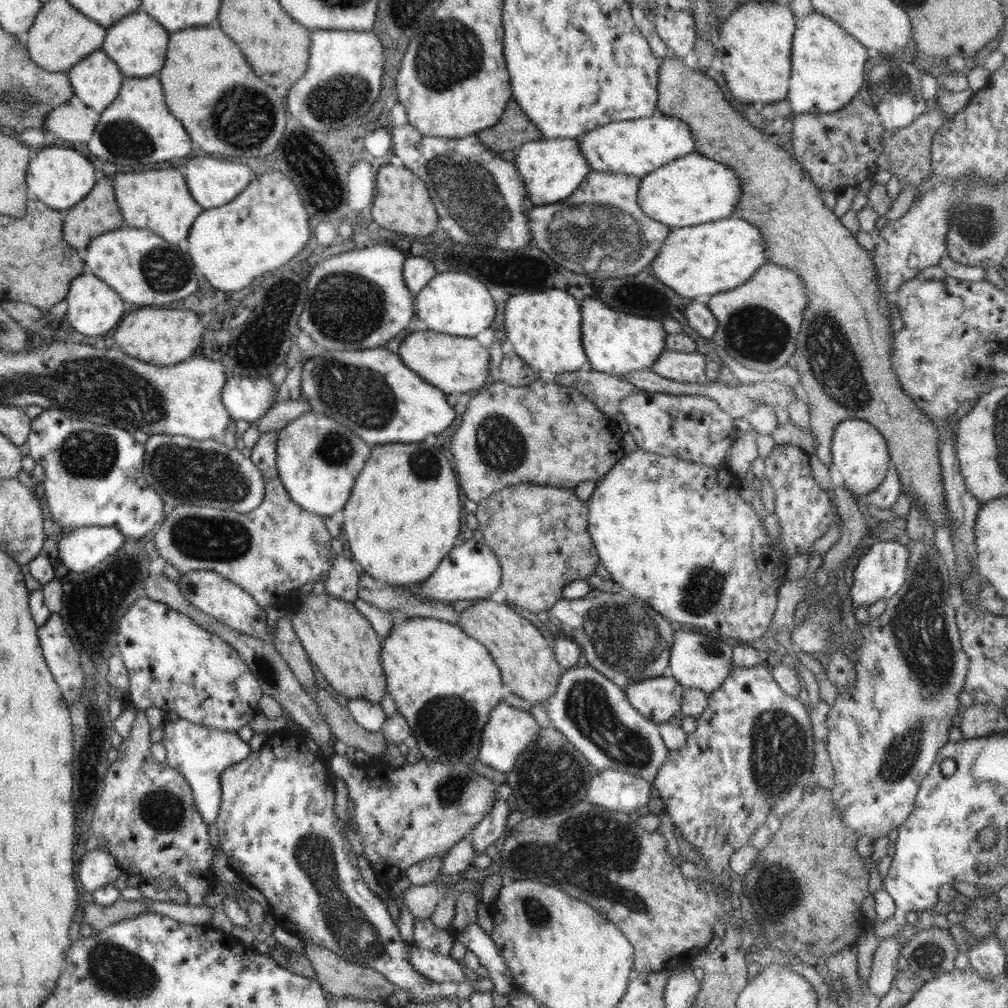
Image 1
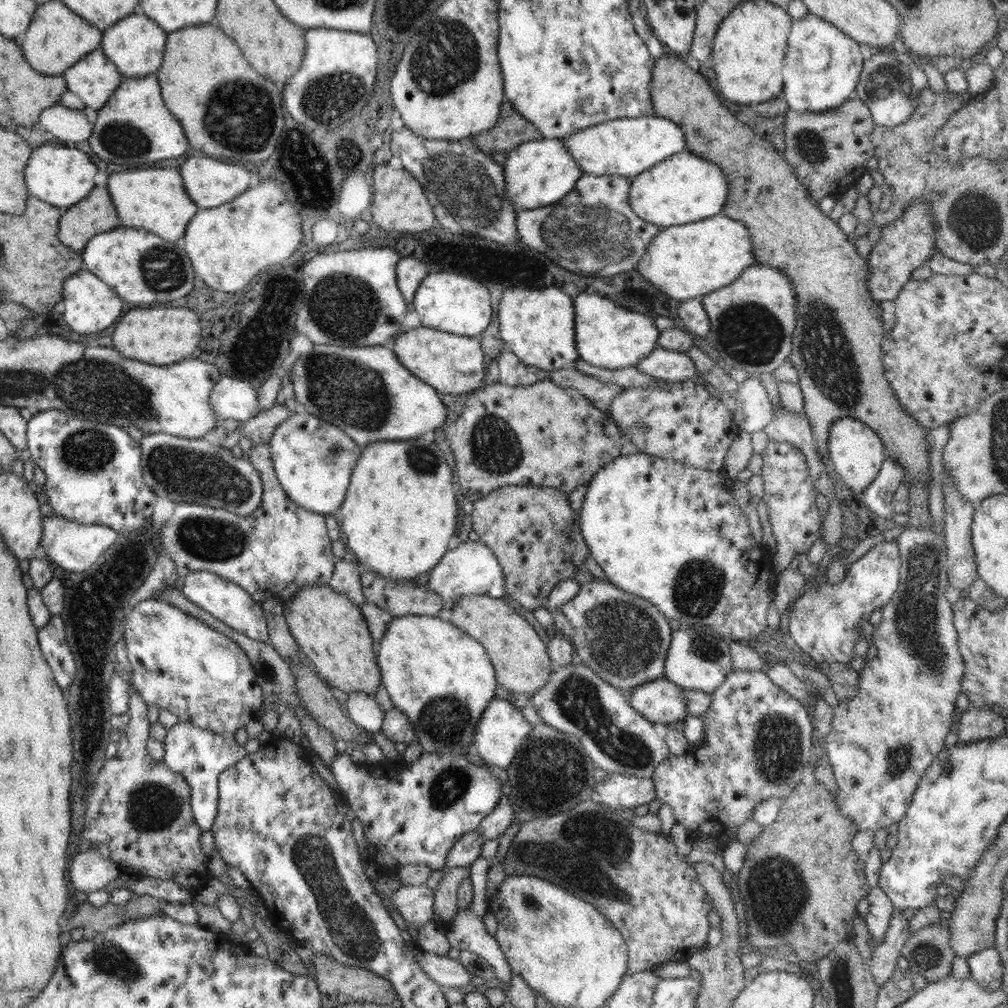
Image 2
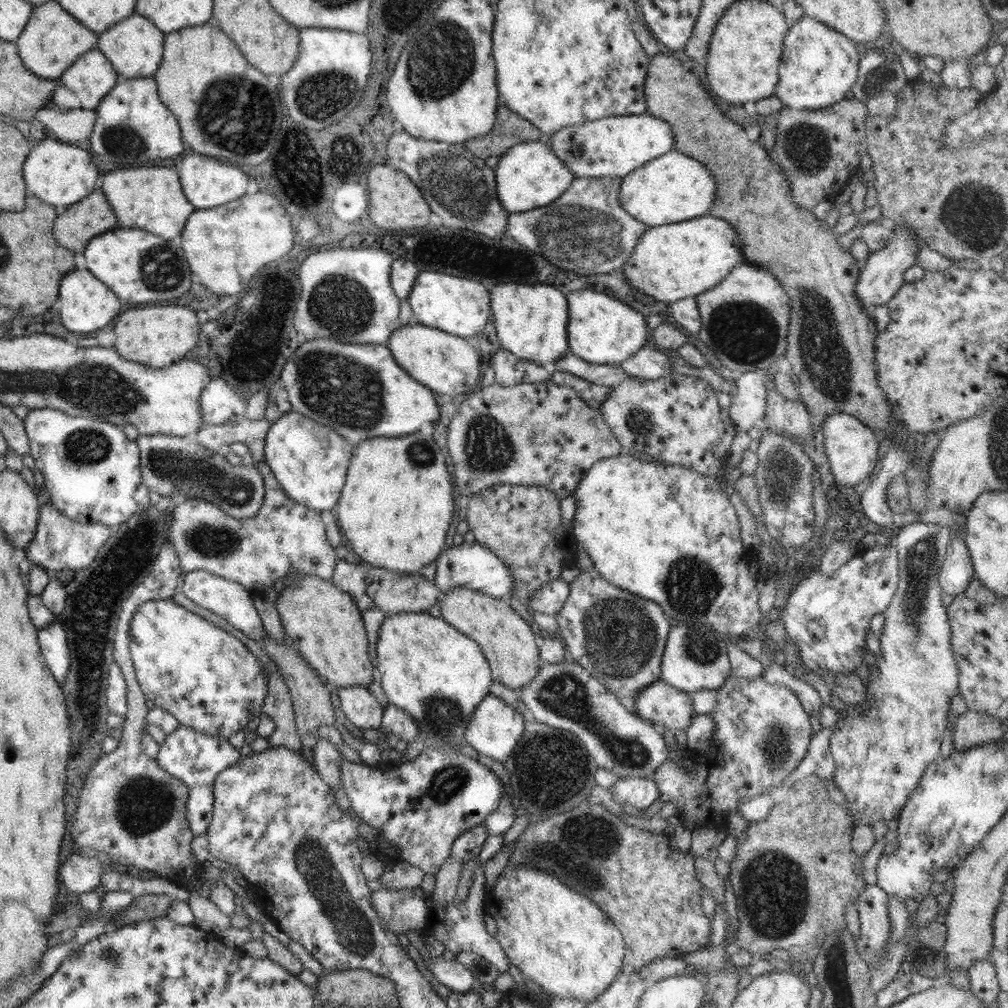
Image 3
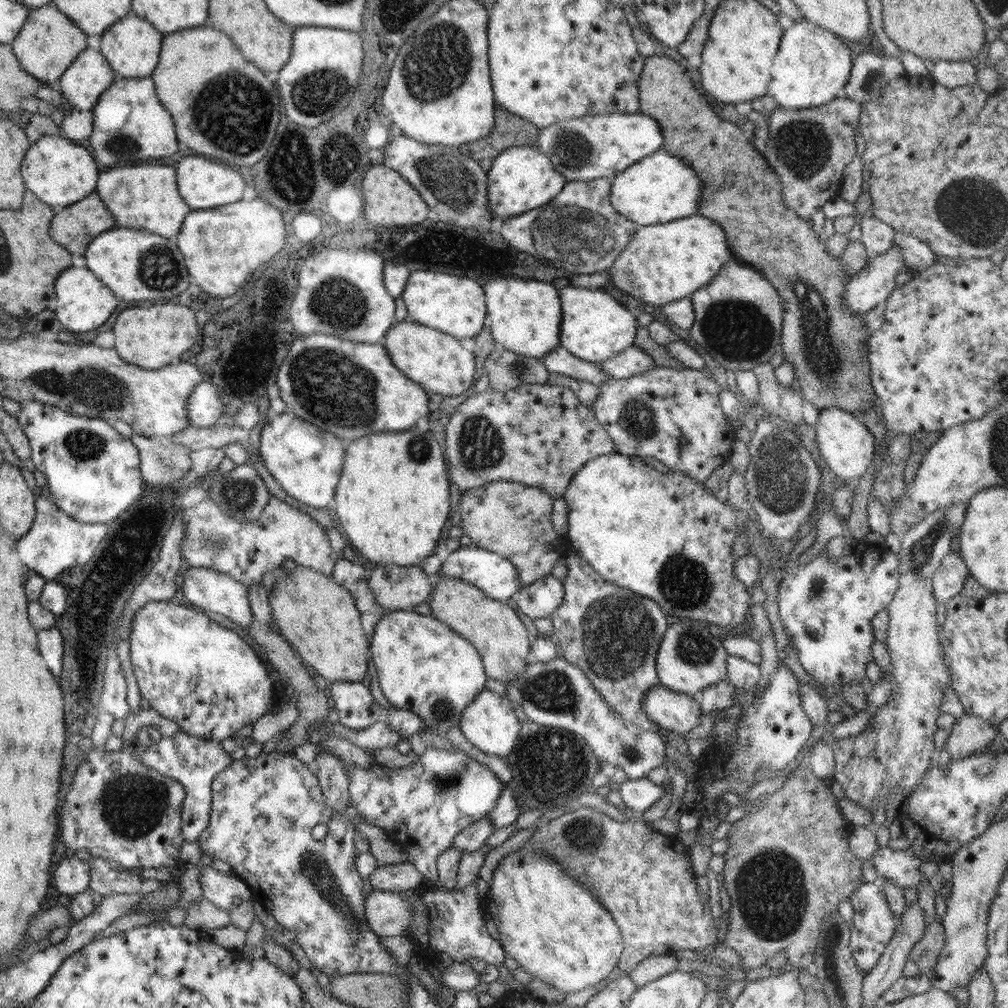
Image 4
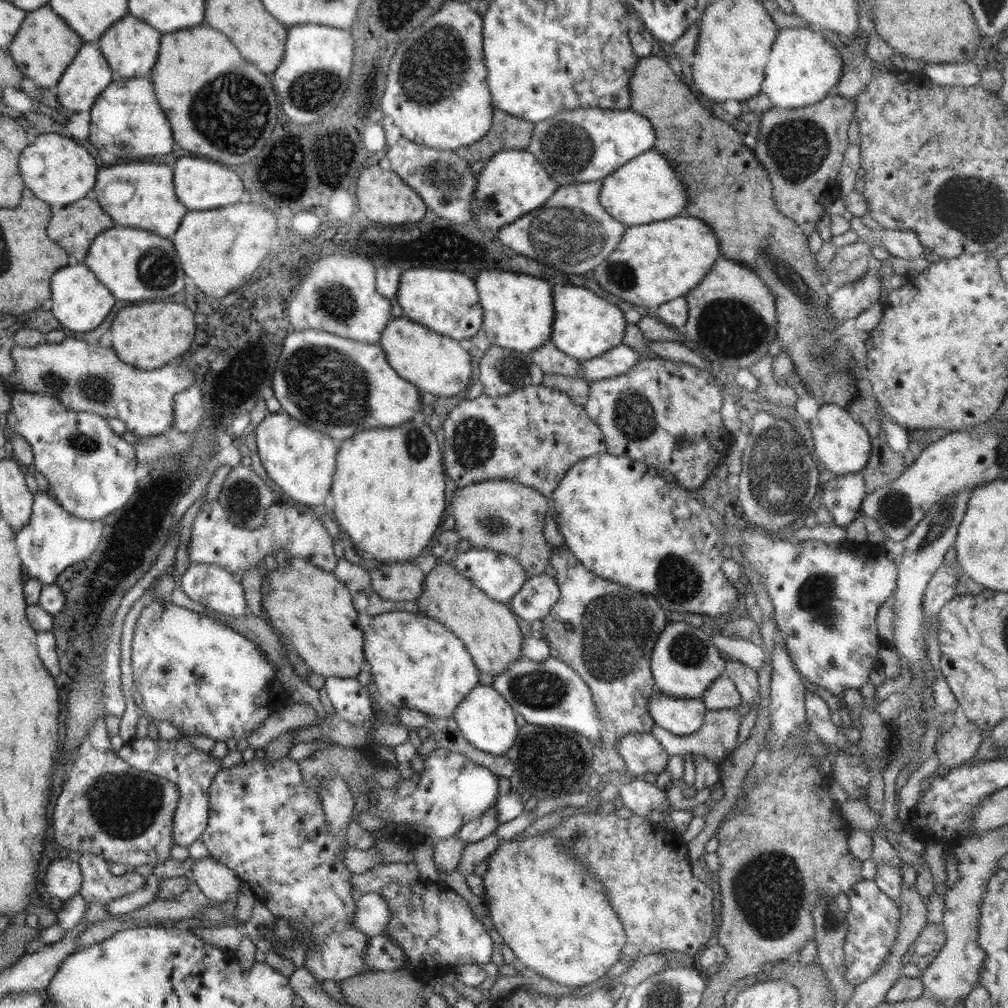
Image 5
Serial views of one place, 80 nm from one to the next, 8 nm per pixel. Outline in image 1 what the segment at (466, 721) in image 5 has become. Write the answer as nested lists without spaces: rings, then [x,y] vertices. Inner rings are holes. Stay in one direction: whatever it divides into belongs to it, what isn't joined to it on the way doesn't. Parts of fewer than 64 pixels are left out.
[[[504,700],[500,701],[490,713],[488,722],[482,731],[481,747],[479,750],[478,760],[488,764],[494,770],[500,772],[510,772],[518,756],[526,750],[538,738],[541,727],[530,711],[524,711],[510,706]]]

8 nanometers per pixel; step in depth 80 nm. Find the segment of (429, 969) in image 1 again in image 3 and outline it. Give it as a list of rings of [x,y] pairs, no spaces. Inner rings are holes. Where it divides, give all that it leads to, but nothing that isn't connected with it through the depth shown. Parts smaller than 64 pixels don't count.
[[[443,956],[435,957],[436,962],[430,965],[430,971],[435,978],[457,994],[475,990],[477,980],[474,975],[456,958],[446,960]]]

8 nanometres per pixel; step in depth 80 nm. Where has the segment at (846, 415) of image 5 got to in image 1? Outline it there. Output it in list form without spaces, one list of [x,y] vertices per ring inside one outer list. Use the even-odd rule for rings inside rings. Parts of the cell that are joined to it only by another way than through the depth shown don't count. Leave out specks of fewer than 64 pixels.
[[[846,419],[839,422],[831,438],[832,462],[842,474],[847,490],[866,497],[879,484],[882,484],[888,467],[891,466],[888,445],[881,432],[862,419]]]

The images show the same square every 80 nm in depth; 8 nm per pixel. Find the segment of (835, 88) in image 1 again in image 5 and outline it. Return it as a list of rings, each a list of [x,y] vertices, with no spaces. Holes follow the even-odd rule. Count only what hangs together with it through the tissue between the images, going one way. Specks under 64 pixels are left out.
[[[808,25],[780,29],[771,46],[762,82],[762,95],[770,99],[774,107],[781,110],[798,109],[824,100],[834,94],[840,78],[846,69],[837,48],[824,39],[824,33]]]

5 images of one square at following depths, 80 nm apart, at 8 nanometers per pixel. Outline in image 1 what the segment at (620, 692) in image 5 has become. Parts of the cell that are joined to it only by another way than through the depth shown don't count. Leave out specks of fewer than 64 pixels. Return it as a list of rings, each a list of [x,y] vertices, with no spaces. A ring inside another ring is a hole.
[[[594,589],[594,592],[590,592],[586,598],[560,599],[549,609],[549,620],[564,633],[566,639],[574,641],[580,647],[583,663],[601,672],[623,690],[640,680],[663,676],[664,670],[669,666],[675,634],[671,628],[671,622],[665,620],[648,603],[636,596]]]

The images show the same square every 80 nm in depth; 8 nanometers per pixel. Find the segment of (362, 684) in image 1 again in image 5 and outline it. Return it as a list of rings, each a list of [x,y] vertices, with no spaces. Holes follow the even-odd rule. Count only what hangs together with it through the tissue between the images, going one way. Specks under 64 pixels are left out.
[[[291,557],[291,561],[284,564],[275,560],[271,562],[268,576],[262,579],[263,609],[266,611],[266,620],[272,628],[281,632],[298,656],[304,662],[324,677],[350,677],[356,678],[365,661],[363,655],[364,627],[359,622],[359,615],[353,605],[350,592],[346,586],[338,581],[333,572],[322,571],[314,564],[306,563],[299,558]]]

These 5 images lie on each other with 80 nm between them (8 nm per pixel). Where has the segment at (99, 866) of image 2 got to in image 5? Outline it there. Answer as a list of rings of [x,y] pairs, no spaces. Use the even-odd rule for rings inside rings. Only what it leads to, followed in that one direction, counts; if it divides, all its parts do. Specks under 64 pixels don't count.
[[[69,858],[53,861],[43,878],[48,894],[65,901],[79,893],[82,886],[82,871],[77,862]]]

